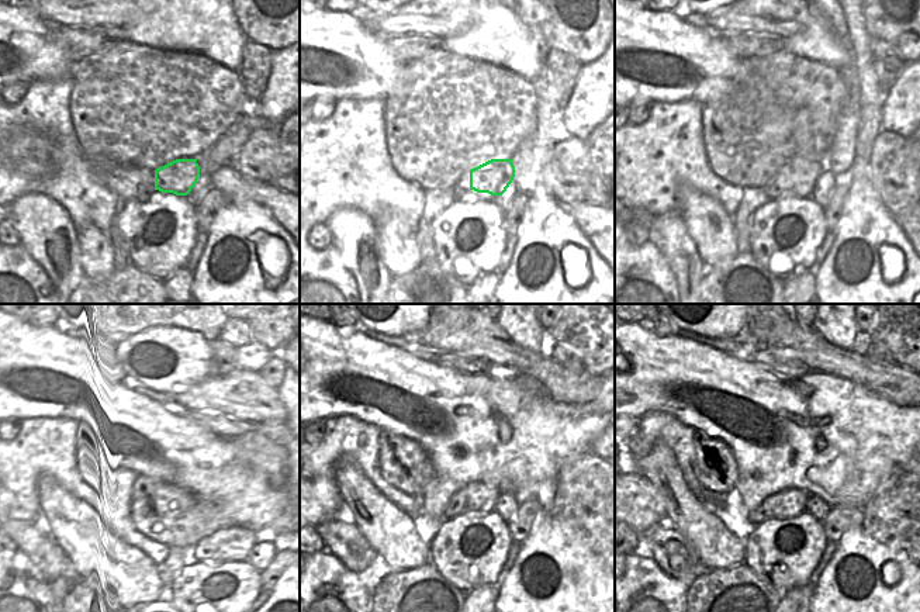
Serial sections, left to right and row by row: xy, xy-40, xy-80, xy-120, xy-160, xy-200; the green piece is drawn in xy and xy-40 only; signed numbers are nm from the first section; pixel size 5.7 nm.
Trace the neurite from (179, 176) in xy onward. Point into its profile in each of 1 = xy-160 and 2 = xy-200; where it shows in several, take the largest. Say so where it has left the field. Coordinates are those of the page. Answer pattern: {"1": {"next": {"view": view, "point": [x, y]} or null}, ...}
{"1": {"next": {"view": "xy-160", "point": [474, 498]}}, "2": {"next": {"view": "xy-200", "point": [789, 502]}}}

